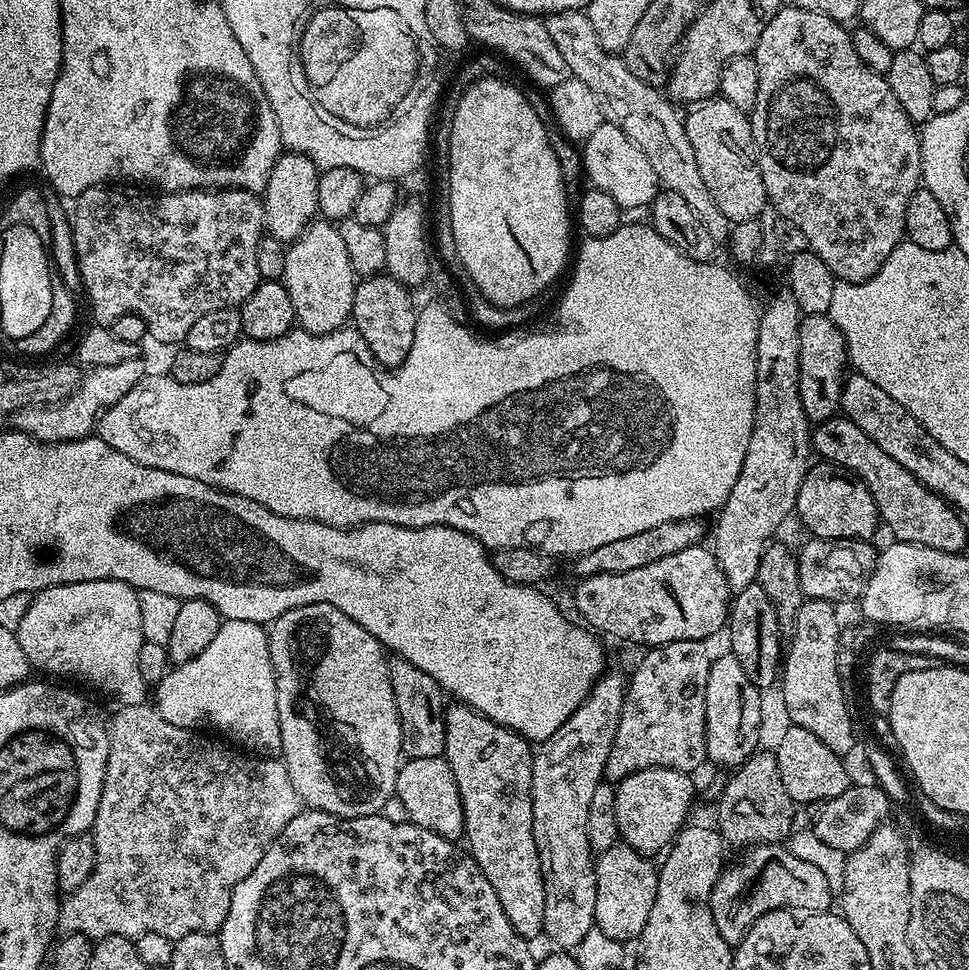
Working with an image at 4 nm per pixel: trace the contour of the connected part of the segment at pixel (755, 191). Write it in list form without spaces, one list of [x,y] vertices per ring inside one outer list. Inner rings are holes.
[[[723,98],[701,100],[699,104],[689,107],[687,112],[683,117],[686,138],[690,138],[690,146],[694,146],[698,170],[718,210],[722,210],[722,214],[726,214],[733,225],[759,217],[769,198],[762,182],[760,163],[756,160],[751,119],[738,110],[738,106]]]

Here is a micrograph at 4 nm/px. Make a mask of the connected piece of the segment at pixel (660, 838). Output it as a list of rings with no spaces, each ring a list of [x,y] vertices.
[[[647,768],[619,781],[615,785],[614,814],[618,818],[620,840],[645,854],[663,853],[689,819],[688,811],[696,796],[692,779],[689,773],[673,768]]]

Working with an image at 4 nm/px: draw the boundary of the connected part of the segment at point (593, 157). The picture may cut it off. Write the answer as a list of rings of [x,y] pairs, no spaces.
[[[607,122],[600,124],[594,134],[582,144],[582,172],[591,187],[602,190],[618,202],[621,209],[640,208],[651,205],[658,191],[654,166],[638,150],[638,146],[618,126]]]

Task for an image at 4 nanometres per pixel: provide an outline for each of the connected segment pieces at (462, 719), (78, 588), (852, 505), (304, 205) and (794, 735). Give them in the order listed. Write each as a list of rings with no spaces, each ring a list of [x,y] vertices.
[[[452,702],[447,705],[444,713],[444,733],[446,742],[444,743],[443,757],[448,761],[450,770],[454,770],[454,780],[458,782],[460,796],[464,800],[464,836],[467,851],[476,859],[476,864],[486,874],[486,882],[494,886],[494,894],[498,894],[498,902],[502,902],[502,910],[506,910],[506,918],[510,918],[510,926],[522,937],[523,940],[532,942],[534,938],[543,933],[544,930],[544,871],[540,869],[540,853],[536,851],[534,842],[534,830],[532,829],[532,758],[534,748],[523,736],[519,736],[512,728],[504,728],[498,722],[494,722],[490,717],[484,716],[480,712],[475,712],[467,704]]]
[[[91,580],[90,582],[74,582],[73,584],[55,584],[52,588],[43,588],[29,599],[26,614],[22,614],[22,622],[14,631],[19,645],[22,646],[23,653],[26,654],[26,658],[29,660],[31,667],[35,669],[37,673],[53,672],[56,676],[73,676],[76,680],[81,679],[102,693],[112,696],[118,700],[118,704],[122,706],[140,705],[147,701],[148,696],[146,696],[146,692],[149,692],[150,688],[149,685],[146,685],[143,681],[142,674],[139,673],[138,667],[139,651],[145,642],[141,622],[141,604],[137,589],[132,588],[128,583],[122,582],[121,580]]]
[[[827,462],[813,463],[806,478],[802,478],[795,515],[800,516],[808,534],[818,540],[871,541],[876,527],[881,527],[882,524],[870,490],[856,477],[856,473]]]
[[[285,151],[278,157],[270,170],[270,178],[262,193],[267,235],[281,242],[291,242],[297,240],[305,228],[313,223],[318,212],[319,177],[320,172],[316,164],[301,152]]]
[[[792,724],[780,736],[774,745],[778,774],[782,774],[782,786],[786,786],[786,794],[790,794],[793,805],[808,804],[815,806],[822,800],[838,798],[842,790],[850,787],[848,768],[843,764],[841,753],[830,750],[826,742],[814,738],[810,730],[802,730],[802,726]]]

